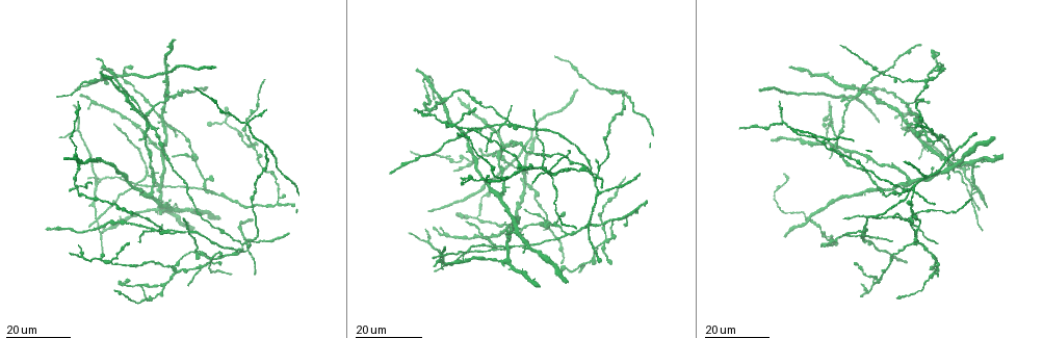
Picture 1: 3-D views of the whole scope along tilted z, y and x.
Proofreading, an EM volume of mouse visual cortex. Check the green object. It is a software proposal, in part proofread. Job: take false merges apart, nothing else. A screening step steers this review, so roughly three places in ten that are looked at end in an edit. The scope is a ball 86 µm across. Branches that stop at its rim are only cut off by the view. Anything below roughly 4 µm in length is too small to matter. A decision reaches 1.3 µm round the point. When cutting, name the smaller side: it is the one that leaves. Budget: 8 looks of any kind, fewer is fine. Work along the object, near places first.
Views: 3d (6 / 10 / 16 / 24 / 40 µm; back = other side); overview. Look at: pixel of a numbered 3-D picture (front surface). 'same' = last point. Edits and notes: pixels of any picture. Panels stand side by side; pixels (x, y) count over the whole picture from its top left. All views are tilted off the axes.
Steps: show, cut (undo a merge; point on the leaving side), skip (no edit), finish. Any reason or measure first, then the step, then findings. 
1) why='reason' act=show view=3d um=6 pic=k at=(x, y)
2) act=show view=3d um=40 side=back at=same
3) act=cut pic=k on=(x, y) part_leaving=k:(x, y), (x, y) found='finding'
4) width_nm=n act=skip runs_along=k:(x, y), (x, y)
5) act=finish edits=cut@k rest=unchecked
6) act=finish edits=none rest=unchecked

why='sudden change in width' act=show view=3d um=16 pic=1 at=(100, 182)

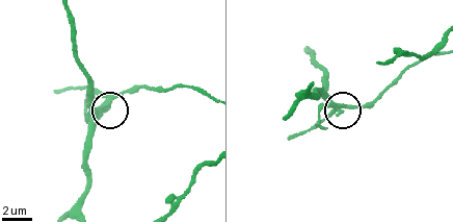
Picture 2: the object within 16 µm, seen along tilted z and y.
act=show view=3d um=6 pic=2 at=(105, 104)

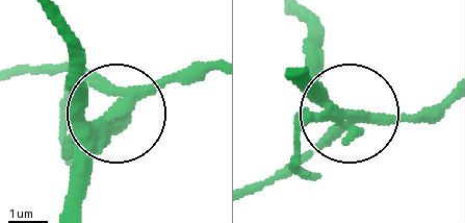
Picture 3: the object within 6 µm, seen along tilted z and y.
act=cut pic=3 on=(326, 113) part_leaving=3:(128, 107), (80, 113), (66, 25) found='two cells meet here'

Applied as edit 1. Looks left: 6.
act=show view=overview

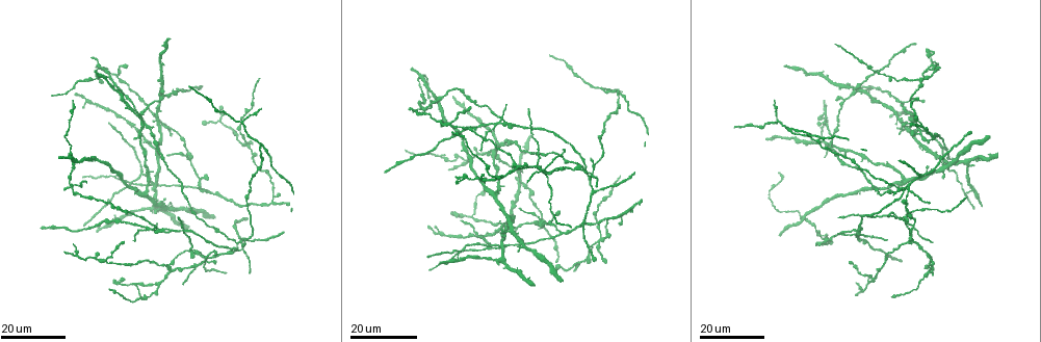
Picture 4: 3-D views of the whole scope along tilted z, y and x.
why='side arm on a straight run' act=show view=3d um=16 pic=4 at=(210, 193)

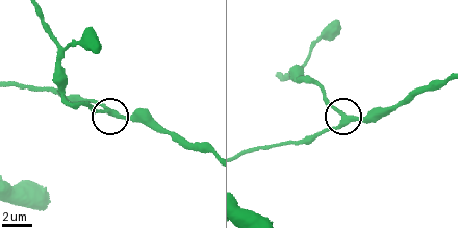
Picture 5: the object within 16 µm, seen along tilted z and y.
why='zoom in' act=show view=3d um=10 pic=5 at=(114, 113)

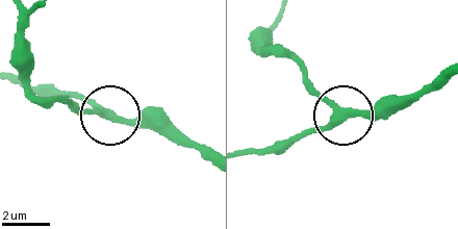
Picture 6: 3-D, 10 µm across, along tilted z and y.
arms=3 act=skip runs_along=6:(248, 153), (289, 146), (338, 118), (335, 106), (301, 74) found='one cell here'

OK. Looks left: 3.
why='three arms meet' act=show view=3d um=16 pic=4 at=(598, 238)

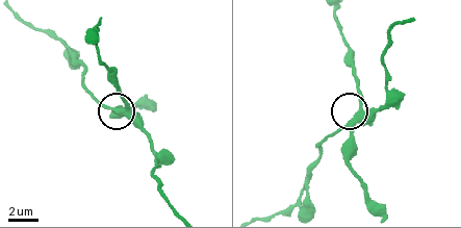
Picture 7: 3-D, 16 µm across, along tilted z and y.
act=show view=3d um=6 pic=7 at=(127, 109)

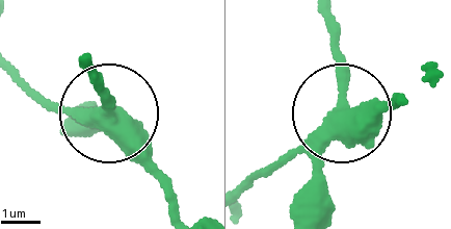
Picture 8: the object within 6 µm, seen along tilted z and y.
act=show view=3d um=6 side=back pic=8 at=(339, 109)

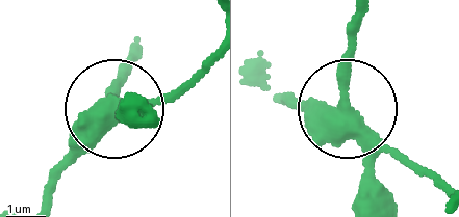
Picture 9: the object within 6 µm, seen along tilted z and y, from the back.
width_nm=350 act=skip found='continuous, no second cell'

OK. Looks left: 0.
act=finish edits=cut@3 rest=unchecked

